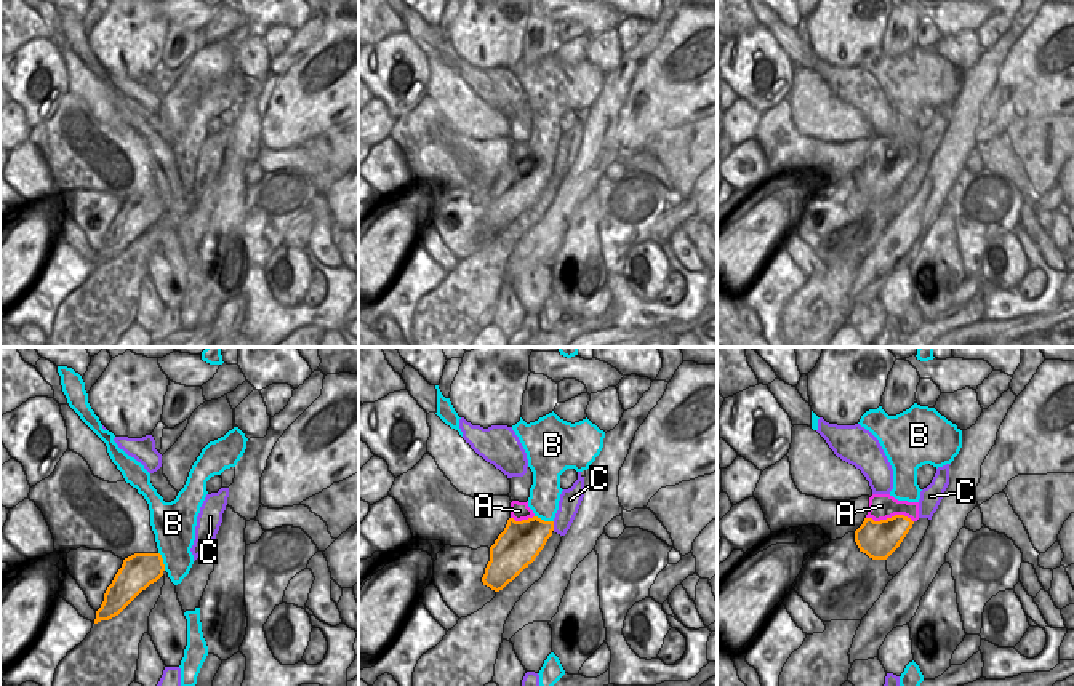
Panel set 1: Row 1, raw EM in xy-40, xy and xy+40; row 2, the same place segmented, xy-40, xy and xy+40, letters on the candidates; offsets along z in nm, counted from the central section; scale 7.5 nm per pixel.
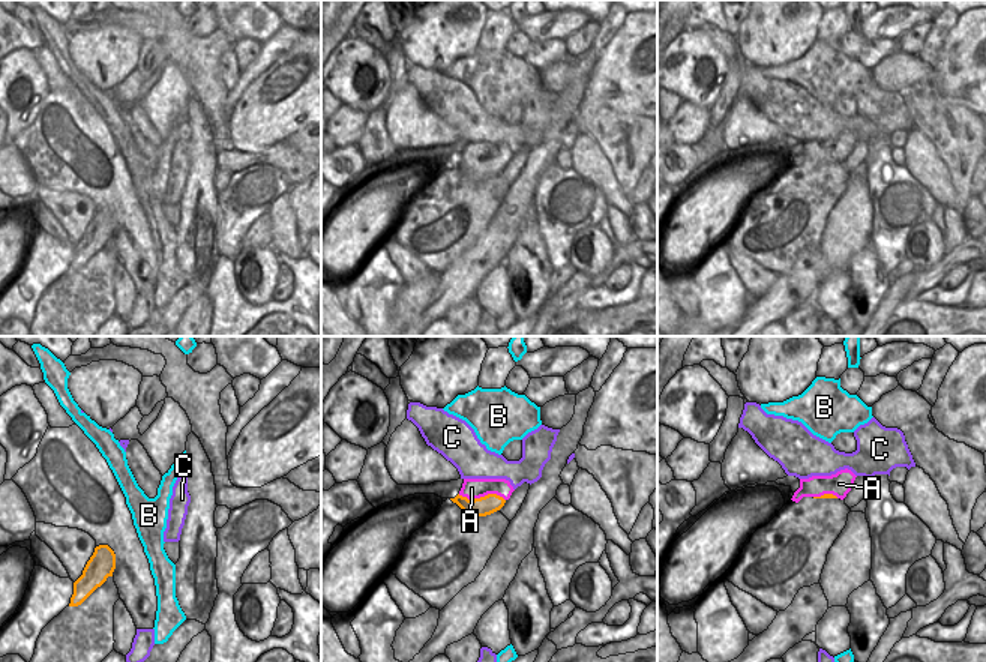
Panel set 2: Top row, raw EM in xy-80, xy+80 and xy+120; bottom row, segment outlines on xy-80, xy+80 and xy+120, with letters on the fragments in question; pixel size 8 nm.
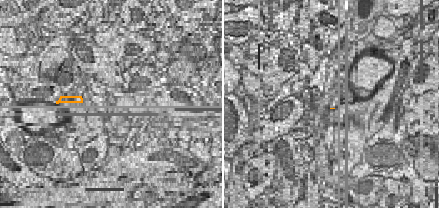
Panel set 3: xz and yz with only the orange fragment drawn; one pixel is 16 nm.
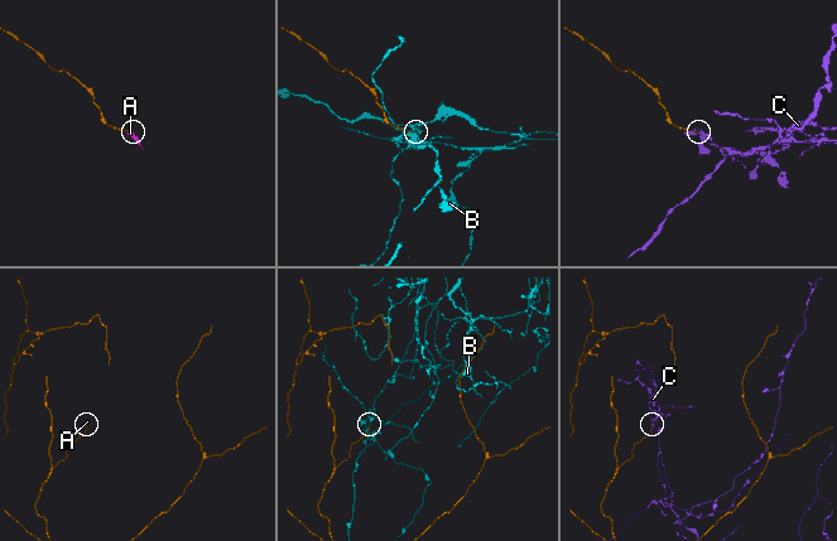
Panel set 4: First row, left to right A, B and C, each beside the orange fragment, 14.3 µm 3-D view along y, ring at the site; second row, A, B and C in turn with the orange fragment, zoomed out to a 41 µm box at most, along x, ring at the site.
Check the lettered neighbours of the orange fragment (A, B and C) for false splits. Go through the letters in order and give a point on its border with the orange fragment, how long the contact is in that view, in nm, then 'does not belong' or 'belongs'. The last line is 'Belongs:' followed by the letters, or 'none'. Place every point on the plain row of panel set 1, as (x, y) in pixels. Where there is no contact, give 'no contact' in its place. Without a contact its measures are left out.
A: meets orange in xy+40 at (890, 160); contact 360 nm long; does not belong
B: meets orange in xy at (543, 162); contact 150 nm long; does not belong
C: meets orange in xy at (553, 168); contact 70 nm long; does not belong
Belongs: none

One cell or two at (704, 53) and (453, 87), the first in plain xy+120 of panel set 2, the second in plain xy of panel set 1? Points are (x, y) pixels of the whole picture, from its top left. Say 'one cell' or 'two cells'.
two cells

